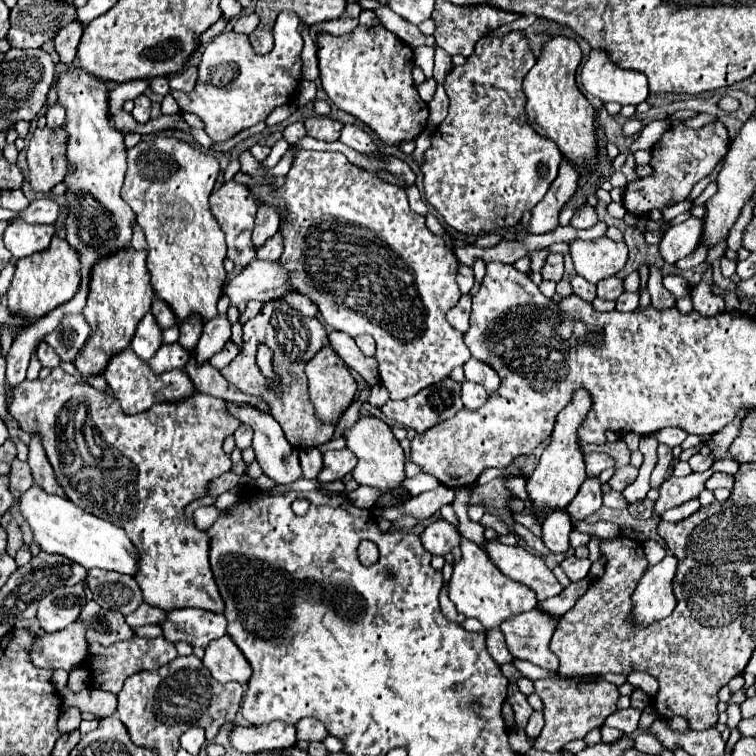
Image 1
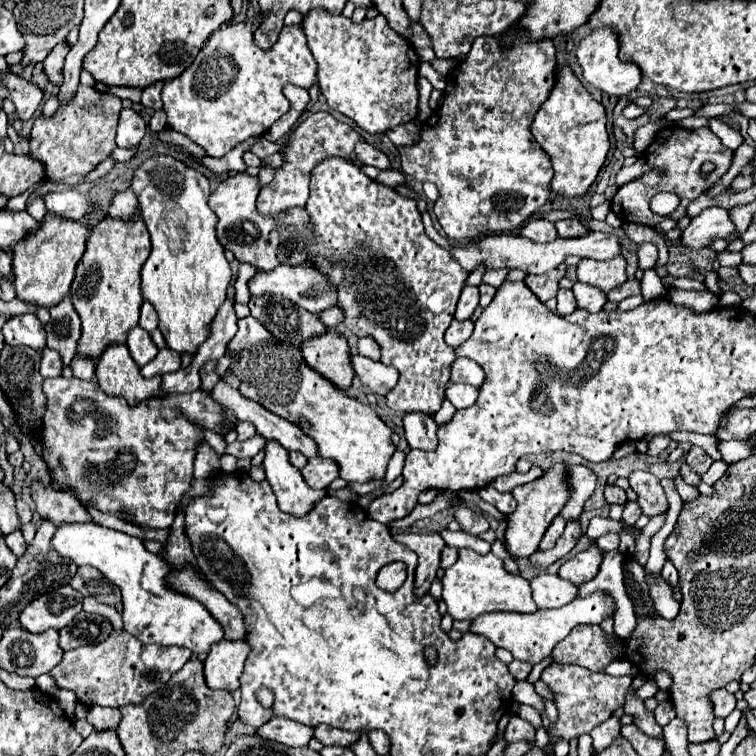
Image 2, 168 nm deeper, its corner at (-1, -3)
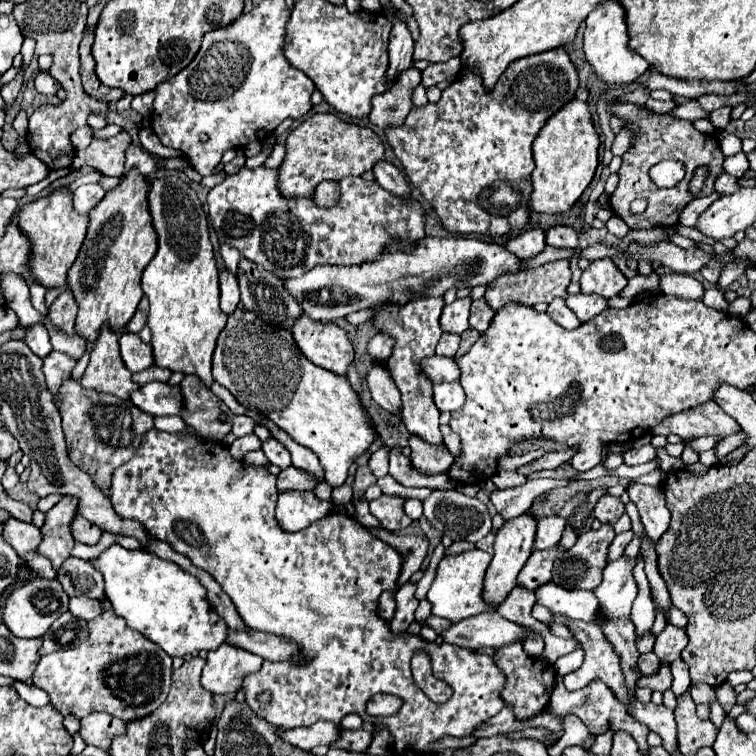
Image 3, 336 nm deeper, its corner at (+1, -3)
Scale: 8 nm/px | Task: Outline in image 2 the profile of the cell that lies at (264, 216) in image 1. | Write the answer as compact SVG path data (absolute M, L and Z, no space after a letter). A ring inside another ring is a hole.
M329 112L309 114L291 132L285 148L279 150L283 154L283 164L275 170L275 178L267 186L261 188L261 194L257 198L257 210L261 214L271 214L273 216L273 214L283 212L291 206L305 206L307 198L309 198L309 176L311 176L311 170L315 168L315 164L321 162L321 160L327 160L329 156L341 156L355 166L363 166L361 160L357 160L357 154L355 154L355 146L359 142L363 142L359 132L355 132L349 124L335 120Z

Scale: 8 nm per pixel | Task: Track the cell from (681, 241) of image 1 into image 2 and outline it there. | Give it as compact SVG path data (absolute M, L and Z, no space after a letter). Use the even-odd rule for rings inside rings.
M713 206L691 220L691 224L683 232L681 242L689 250L699 250L709 246L717 238L729 238L733 232L735 224L729 218L729 210Z

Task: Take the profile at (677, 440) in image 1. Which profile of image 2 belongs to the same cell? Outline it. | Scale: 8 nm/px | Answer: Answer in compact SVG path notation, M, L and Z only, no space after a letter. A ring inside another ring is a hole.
M659 434L659 436L653 436L651 440L649 440L649 446L647 446L647 456L659 456L667 446L669 446L669 438L667 436L663 436L663 434Z

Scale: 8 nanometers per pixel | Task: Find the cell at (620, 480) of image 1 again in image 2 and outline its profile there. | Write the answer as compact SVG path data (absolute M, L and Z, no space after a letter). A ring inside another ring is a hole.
M607 486L605 488L605 500L607 500L607 504L625 504L627 496L625 496L625 490L621 490L617 486Z

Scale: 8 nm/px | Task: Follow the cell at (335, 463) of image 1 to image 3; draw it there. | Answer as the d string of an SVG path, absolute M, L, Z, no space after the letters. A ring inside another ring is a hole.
M287 468L281 470L277 476L277 490L315 490L315 486L319 484L319 480L307 472L303 472L301 468Z

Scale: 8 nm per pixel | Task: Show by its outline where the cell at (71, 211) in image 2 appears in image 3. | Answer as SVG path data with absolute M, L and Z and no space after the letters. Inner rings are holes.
M85 184L73 192L73 208L79 214L89 214L105 196L105 190L99 184Z

